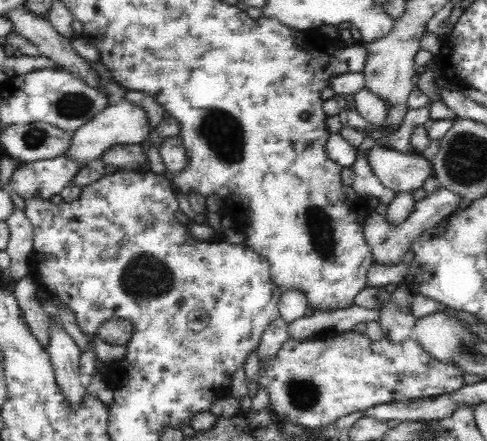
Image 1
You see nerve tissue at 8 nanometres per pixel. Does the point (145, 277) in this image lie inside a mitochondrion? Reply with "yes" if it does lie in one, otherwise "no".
yes

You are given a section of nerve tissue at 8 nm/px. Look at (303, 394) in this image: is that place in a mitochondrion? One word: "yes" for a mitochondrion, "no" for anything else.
yes

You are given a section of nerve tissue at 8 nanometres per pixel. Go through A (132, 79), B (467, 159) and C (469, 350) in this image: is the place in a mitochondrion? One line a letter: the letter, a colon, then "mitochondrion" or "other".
A: other
B: mitochondrion
C: mitochondrion

